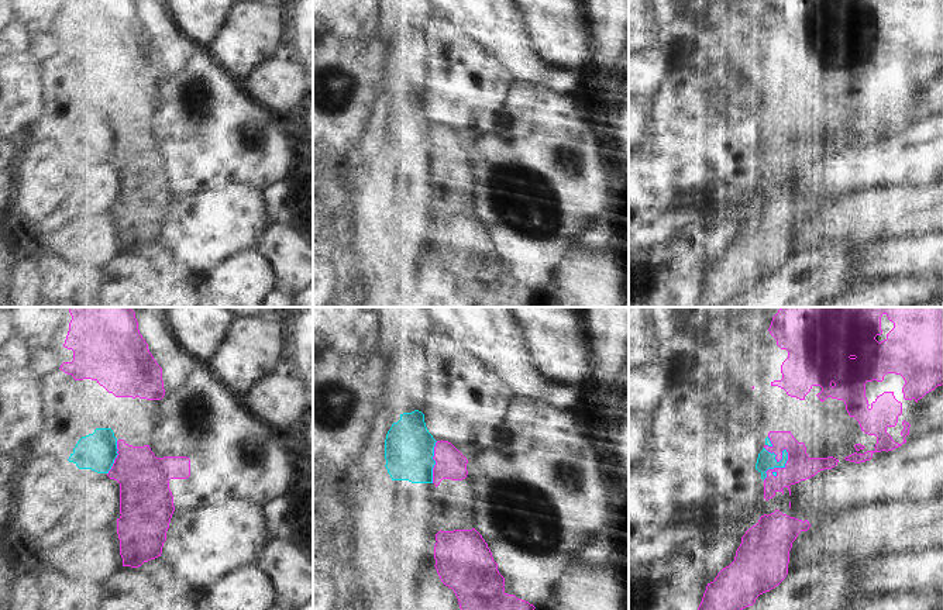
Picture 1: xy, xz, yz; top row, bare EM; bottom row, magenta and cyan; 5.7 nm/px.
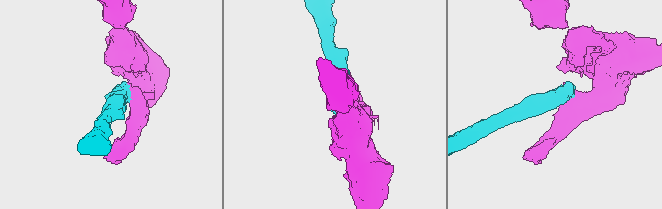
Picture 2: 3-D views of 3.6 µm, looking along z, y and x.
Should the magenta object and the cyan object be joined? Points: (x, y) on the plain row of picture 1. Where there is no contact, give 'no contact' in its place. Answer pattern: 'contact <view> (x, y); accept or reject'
contact yz (784, 133); reject

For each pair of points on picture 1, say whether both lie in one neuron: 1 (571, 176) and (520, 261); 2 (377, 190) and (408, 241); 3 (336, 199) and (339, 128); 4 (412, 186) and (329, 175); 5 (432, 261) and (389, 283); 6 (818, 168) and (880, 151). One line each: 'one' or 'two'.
1: one
2: one
3: two
4: two
5: one
6: one

